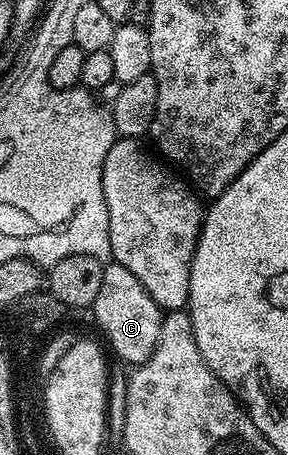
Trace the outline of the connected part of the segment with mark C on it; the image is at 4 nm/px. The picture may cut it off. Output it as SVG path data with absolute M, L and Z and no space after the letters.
M111 261L104 266L101 289L97 293L93 308L95 323L103 330L103 335L107 338L108 344L106 343L106 346L108 348L111 346L125 362L131 363L130 365L141 364L151 356L157 345L157 337L161 337L161 321L165 312L157 305L157 301L153 301L153 297L149 297L145 285L141 285L141 281L137 281L137 277L133 277L133 273L129 273L129 269L125 269L125 265Z

